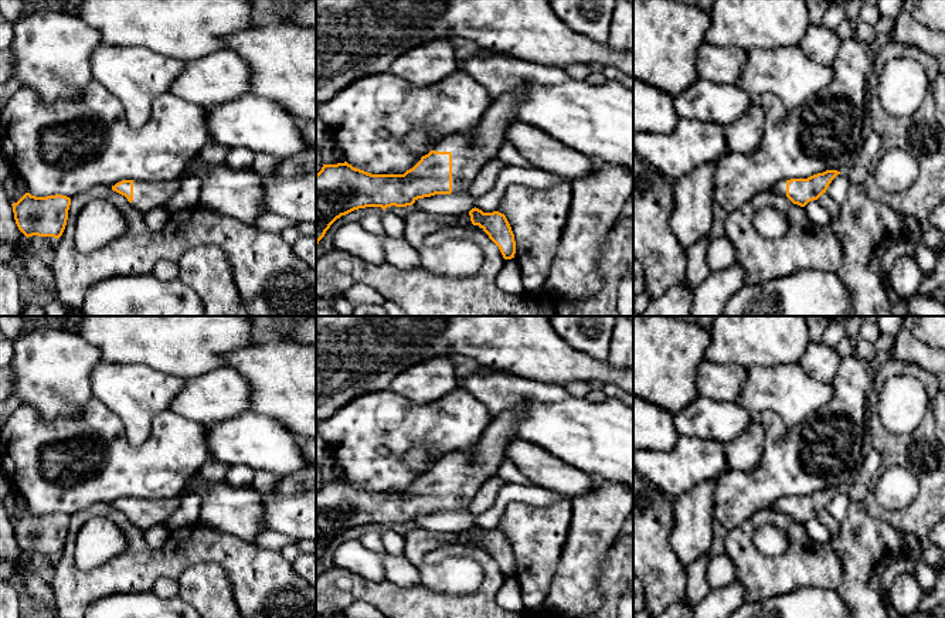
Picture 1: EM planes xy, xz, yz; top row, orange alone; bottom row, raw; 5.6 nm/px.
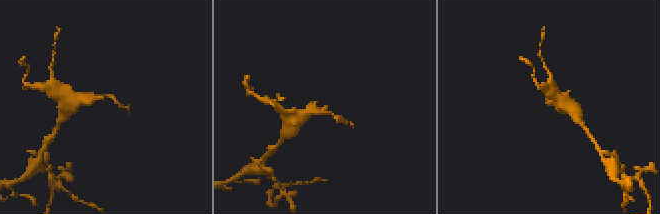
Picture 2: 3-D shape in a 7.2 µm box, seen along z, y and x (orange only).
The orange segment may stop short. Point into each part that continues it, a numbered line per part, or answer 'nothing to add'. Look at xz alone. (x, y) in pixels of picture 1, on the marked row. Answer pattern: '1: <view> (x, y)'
1: xz (471, 150)

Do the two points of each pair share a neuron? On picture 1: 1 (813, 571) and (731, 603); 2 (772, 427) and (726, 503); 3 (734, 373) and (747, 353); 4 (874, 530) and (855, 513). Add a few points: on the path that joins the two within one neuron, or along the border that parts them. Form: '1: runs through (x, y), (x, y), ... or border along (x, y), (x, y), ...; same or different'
1: border along (736, 579), (744, 587), (744, 601); different
2: runs through (772, 447), (772, 462), (745, 489); same
3: border along (706, 359), (737, 363), (745, 369); different
4: runs through (870, 529), (859, 518); same

